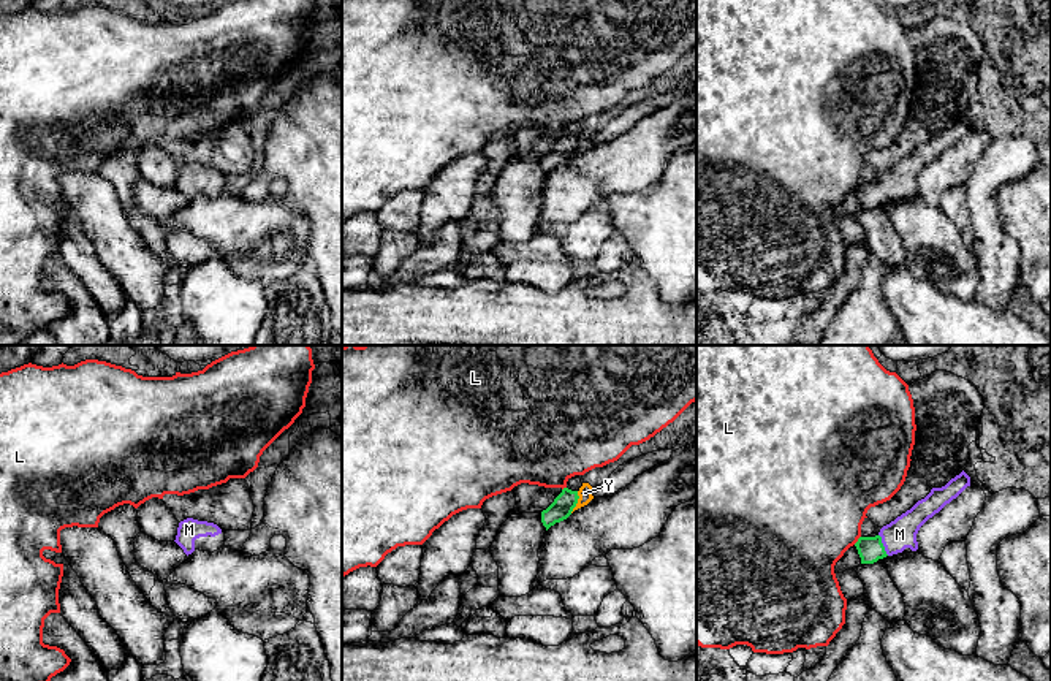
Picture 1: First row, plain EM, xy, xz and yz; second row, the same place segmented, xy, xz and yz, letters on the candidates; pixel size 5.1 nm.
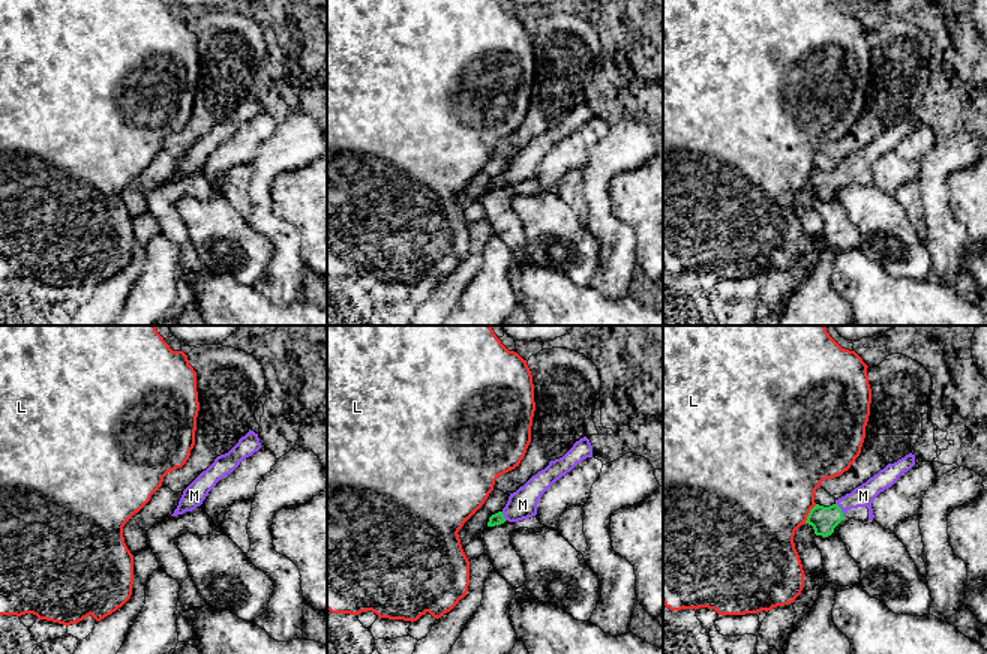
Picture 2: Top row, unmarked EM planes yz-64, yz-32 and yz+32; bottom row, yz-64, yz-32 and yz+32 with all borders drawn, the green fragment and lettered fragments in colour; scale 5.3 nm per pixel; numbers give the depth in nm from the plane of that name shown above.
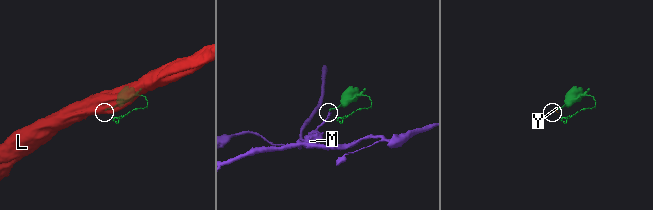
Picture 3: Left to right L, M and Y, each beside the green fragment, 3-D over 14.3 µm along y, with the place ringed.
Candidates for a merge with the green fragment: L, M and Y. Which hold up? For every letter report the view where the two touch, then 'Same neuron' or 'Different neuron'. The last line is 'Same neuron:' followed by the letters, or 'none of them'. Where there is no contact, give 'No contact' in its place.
L: Touches green in yz. Different neuron
M: Touches green in yz. Same neuron
Y: Touches green in xz. Different neuron
Same neuron: M

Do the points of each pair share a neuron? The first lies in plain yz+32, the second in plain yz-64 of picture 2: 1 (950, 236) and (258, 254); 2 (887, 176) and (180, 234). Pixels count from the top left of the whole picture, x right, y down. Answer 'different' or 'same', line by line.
1: different
2: different

